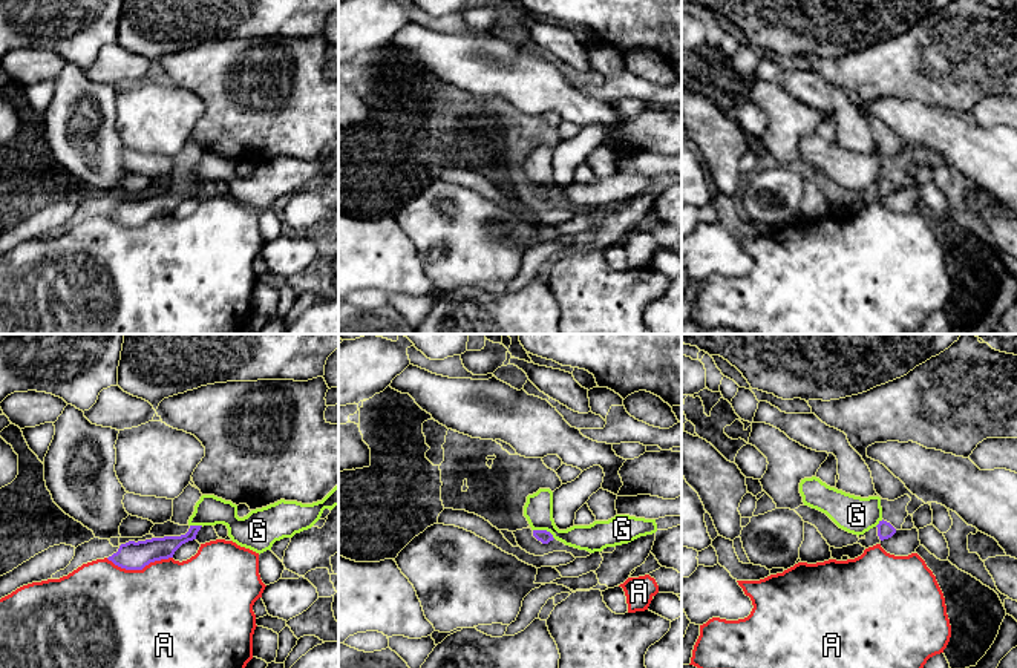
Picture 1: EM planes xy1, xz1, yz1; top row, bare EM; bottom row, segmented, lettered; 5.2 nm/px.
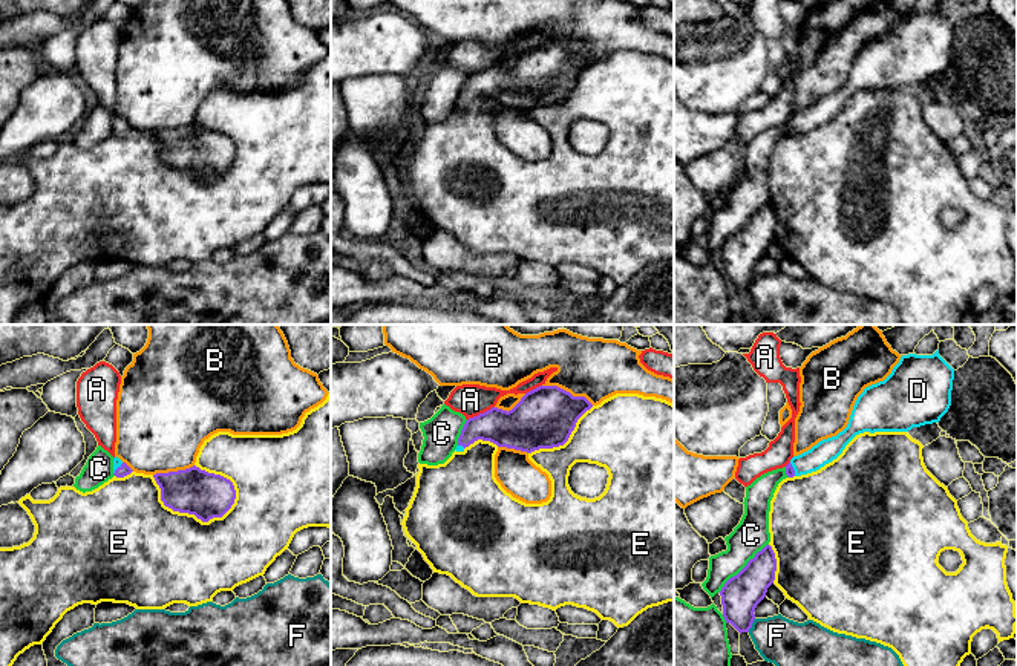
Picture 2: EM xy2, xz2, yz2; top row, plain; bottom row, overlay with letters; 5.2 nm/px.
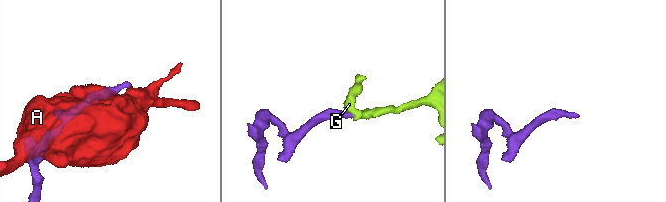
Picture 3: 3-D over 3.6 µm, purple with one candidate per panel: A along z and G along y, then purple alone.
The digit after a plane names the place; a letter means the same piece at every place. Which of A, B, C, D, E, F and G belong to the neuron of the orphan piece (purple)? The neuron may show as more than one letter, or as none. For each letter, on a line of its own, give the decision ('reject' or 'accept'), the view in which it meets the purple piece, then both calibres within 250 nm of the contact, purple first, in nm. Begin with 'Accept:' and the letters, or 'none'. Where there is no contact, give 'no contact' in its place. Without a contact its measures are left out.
Accept: D
A: reject | xy1 | 150/500 nm
B: reject | xz2 | 320/300 nm
C: reject | yz2 | 200/180 nm
D: accept | yz2 | 50/120 nm
E: reject | xy2 | 240/480 nm
F: reject | yz2 | 200/260 nm
G: reject | xz1 | 70/150 nm

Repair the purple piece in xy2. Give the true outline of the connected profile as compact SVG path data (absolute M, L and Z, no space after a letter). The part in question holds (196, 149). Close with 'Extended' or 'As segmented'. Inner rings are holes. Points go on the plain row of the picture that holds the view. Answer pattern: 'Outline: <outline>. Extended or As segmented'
Outline: M193 122L185 127L153 132L161 158L173 168L195 171L202 179L222 175L234 161L230 136Z. As segmented

